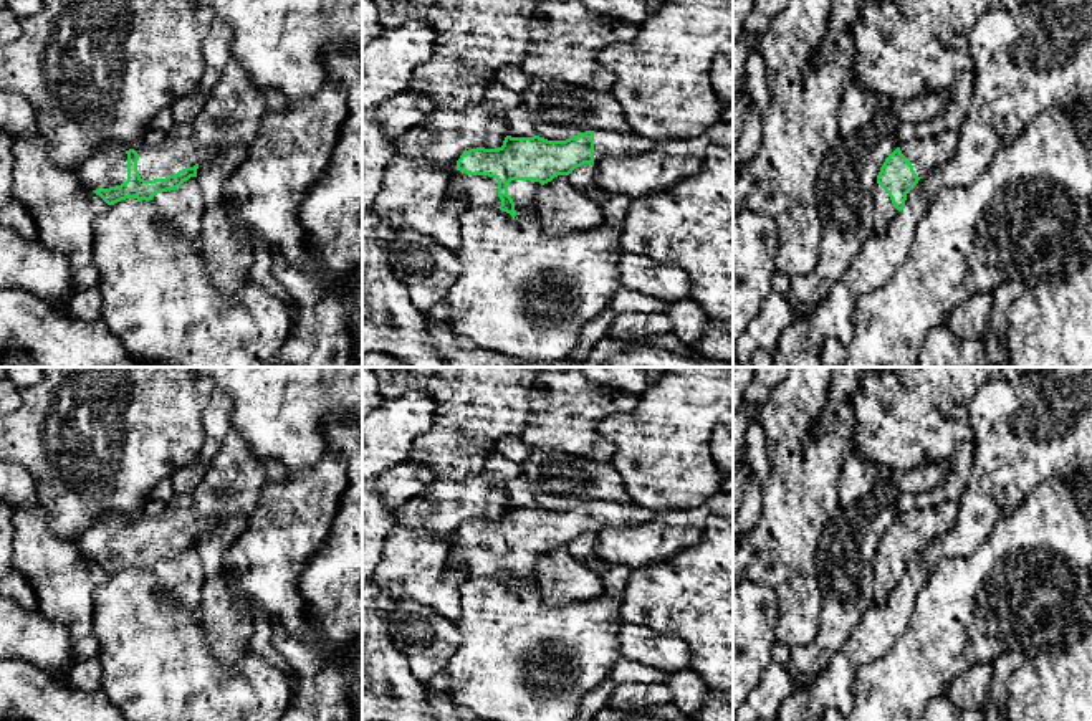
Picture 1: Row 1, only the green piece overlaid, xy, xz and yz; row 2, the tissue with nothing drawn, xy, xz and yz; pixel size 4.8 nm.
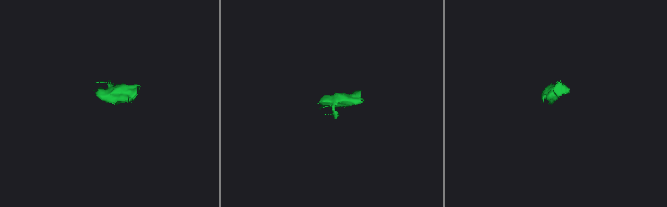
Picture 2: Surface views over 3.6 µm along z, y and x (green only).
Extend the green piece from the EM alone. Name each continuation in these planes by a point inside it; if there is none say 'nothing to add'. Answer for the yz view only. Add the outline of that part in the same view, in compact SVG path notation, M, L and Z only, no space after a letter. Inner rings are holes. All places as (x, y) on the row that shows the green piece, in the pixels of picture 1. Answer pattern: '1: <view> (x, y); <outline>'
1: yz (925, 154); M943 131L925 139L912 139L900 146L902 154L913 165L918 179L948 162L958 147L958 131Z
2: yz (884, 210); M875 184L872 197L875 235L885 235L888 232L890 223L900 212L895 208L888 193L879 184Z

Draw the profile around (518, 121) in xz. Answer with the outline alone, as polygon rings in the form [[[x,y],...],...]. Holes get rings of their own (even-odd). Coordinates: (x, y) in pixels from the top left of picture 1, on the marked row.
[[[523,106],[508,109],[506,126],[511,136],[531,137],[536,134],[531,117]]]

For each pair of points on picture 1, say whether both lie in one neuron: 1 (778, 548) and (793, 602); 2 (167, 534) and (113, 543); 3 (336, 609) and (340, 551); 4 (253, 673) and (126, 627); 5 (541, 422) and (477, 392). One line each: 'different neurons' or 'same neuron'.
1: same neuron
2: same neuron
3: same neuron
4: same neuron
5: different neurons

